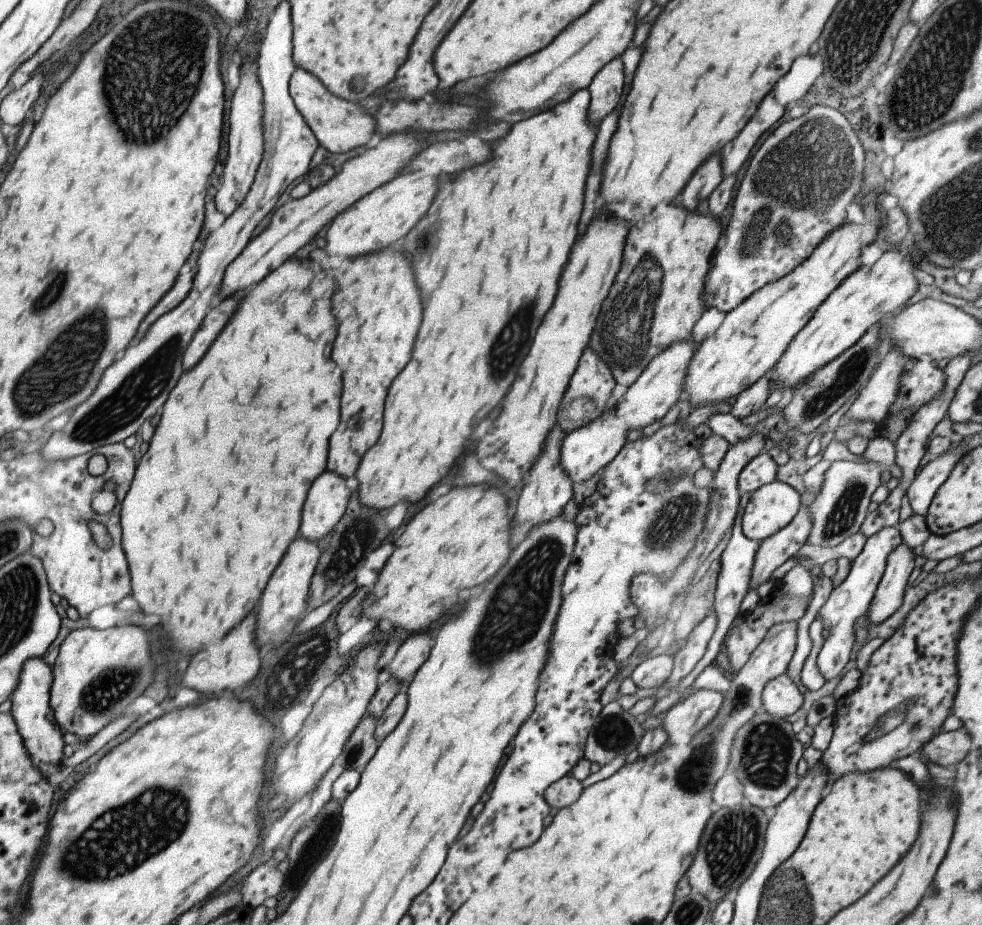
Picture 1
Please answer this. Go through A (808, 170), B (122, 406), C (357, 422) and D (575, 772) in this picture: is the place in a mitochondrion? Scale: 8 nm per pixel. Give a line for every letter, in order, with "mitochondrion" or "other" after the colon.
A: mitochondrion
B: mitochondrion
C: other
D: other

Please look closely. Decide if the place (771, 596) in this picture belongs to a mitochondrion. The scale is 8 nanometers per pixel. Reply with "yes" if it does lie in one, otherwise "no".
no

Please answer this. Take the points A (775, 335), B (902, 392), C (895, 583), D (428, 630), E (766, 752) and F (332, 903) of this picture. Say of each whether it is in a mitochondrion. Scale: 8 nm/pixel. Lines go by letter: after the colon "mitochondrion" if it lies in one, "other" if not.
A: other
B: other
C: other
D: other
E: mitochondrion
F: other

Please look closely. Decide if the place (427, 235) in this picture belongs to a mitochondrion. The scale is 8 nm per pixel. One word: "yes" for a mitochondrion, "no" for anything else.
yes

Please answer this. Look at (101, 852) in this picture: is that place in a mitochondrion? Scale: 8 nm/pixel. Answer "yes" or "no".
yes

